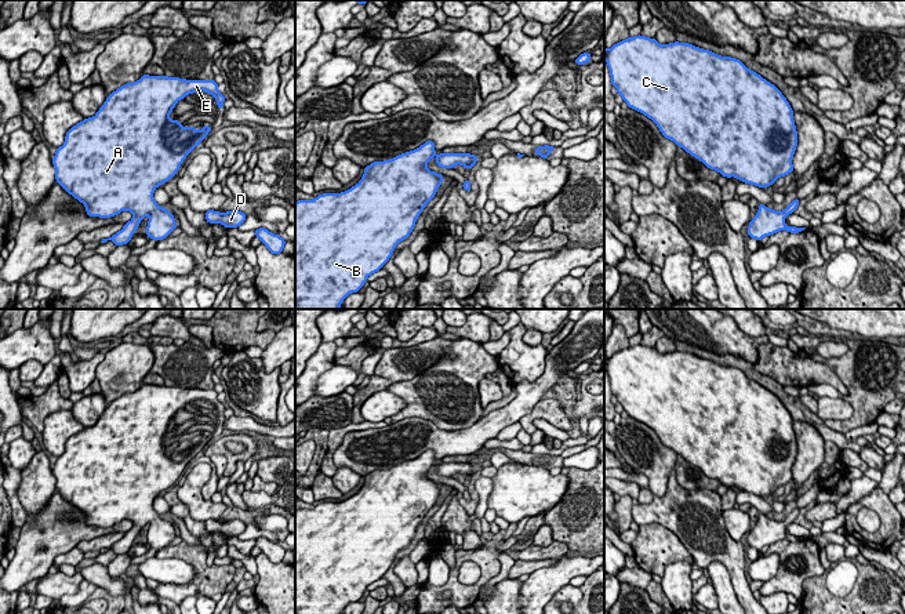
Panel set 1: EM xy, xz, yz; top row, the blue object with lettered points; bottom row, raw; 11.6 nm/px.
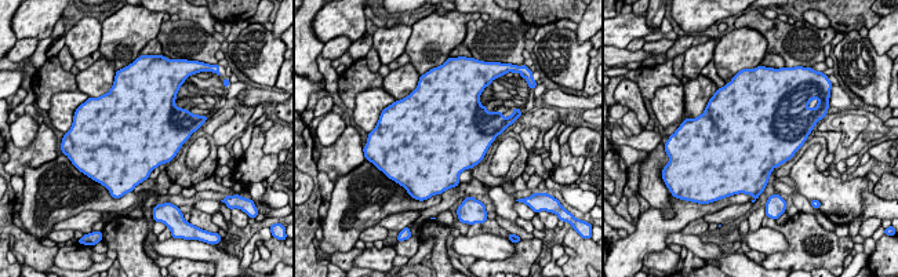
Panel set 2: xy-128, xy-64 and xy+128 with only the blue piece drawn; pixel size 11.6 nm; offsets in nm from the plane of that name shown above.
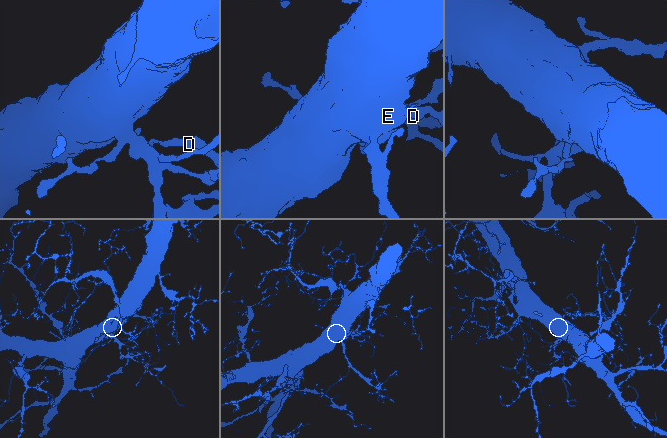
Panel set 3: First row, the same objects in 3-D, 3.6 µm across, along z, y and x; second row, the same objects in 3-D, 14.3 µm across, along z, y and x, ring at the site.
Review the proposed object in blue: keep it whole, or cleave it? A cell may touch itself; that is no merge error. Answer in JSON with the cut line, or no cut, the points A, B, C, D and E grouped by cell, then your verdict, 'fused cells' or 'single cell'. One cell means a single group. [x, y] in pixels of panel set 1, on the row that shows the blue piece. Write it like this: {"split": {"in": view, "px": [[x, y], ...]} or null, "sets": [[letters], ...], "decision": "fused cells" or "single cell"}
{"split": null, "sets": [["A", "B", "C", "D", "E"]], "decision": "single cell"}

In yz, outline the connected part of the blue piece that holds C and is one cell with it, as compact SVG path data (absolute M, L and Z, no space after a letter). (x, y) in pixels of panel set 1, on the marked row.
M642 34L628 37L610 50L604 47L604 61L611 75L611 86L629 108L650 117L665 138L726 178L735 177L759 188L773 185L779 177L793 172L792 157L797 146L793 110L782 92L739 59L720 57L688 43L661 46Z

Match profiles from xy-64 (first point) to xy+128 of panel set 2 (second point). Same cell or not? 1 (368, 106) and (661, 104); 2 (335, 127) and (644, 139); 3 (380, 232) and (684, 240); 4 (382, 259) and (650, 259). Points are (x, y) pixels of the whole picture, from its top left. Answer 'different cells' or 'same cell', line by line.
1: same cell
2: different cells
3: different cells
4: same cell

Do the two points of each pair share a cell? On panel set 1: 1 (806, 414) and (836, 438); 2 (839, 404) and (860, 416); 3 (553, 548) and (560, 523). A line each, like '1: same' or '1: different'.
1: same
2: different
3: different

